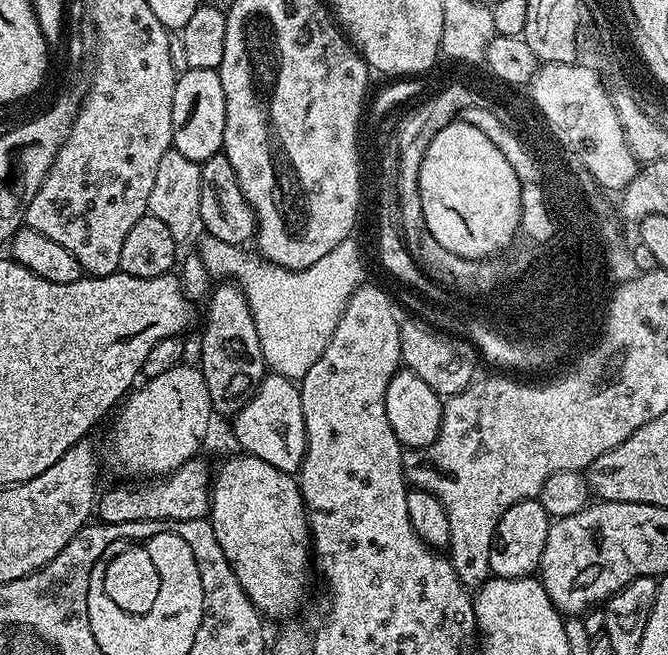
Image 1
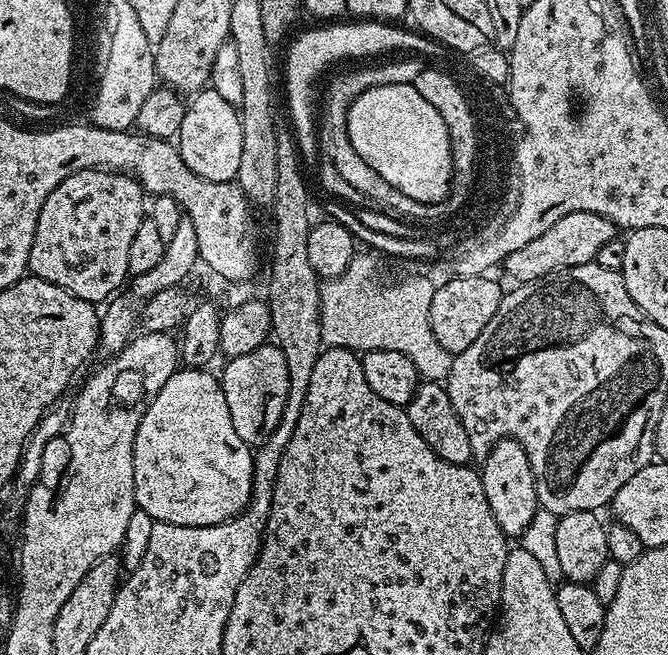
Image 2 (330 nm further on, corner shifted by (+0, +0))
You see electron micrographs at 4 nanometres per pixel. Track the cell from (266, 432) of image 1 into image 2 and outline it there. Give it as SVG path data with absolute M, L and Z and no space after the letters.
M266 342L258 350L250 350L250 354L228 360L225 365L222 383L234 430L238 430L242 442L258 446L270 438L274 426L278 426L278 418L282 418L282 406L286 406L286 358L282 358L282 350L275 343Z

